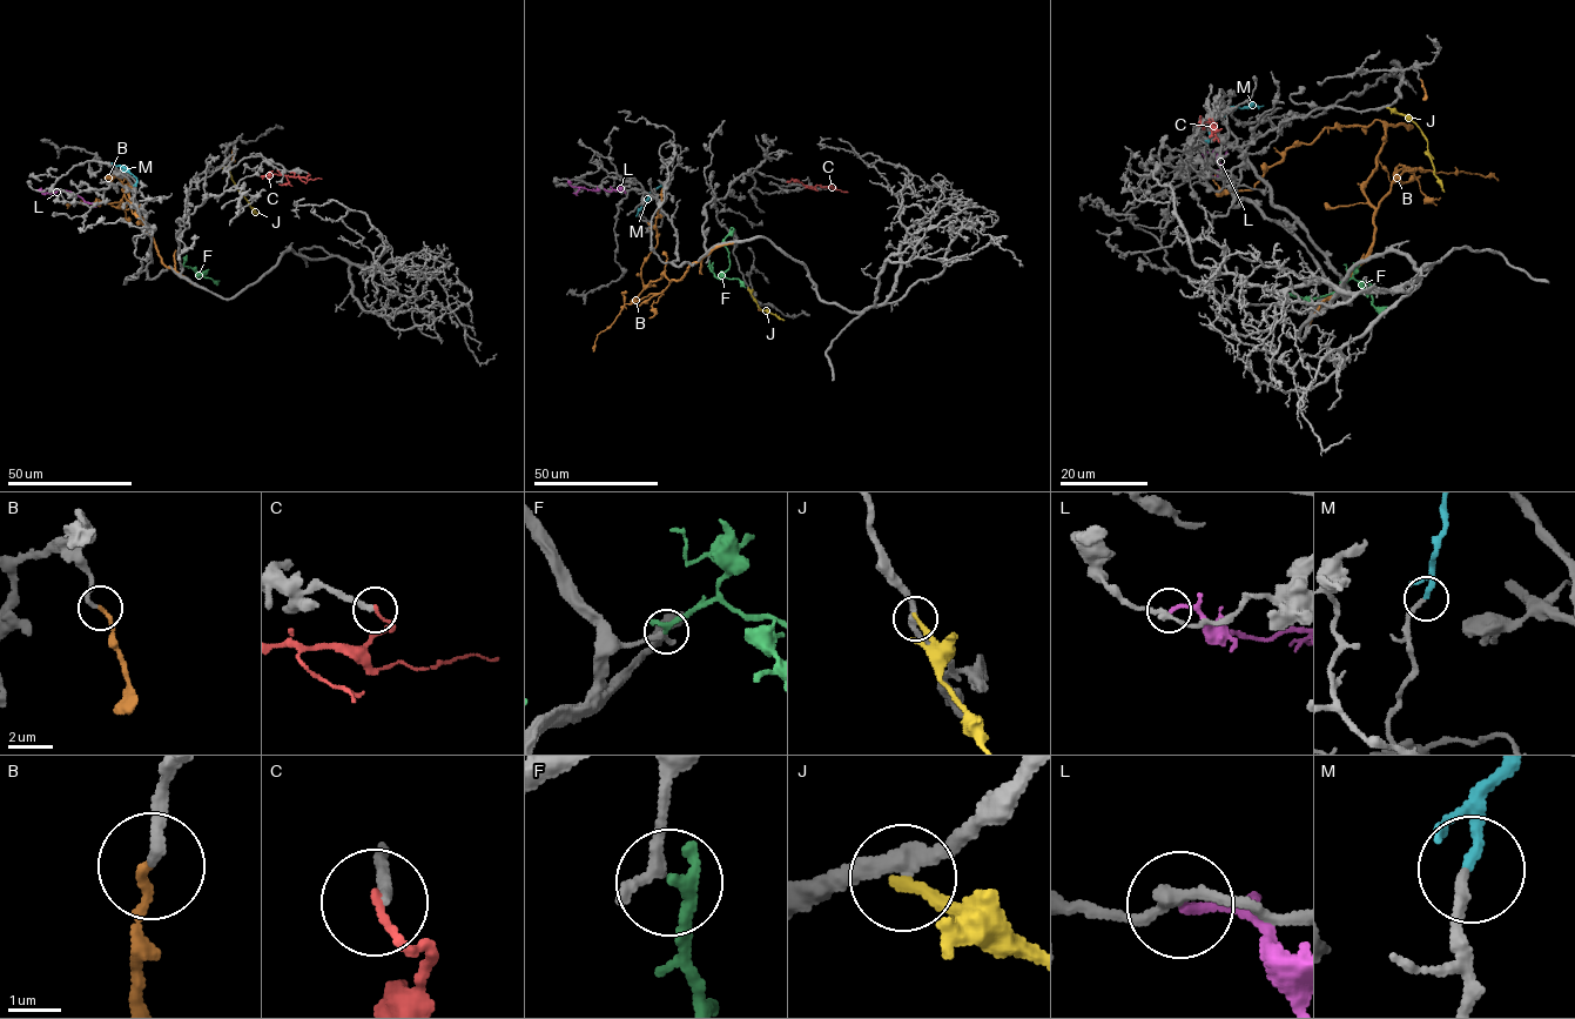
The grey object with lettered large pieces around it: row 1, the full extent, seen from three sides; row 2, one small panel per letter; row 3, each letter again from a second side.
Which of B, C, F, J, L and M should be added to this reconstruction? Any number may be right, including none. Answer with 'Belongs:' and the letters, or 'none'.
Belongs: F, M

